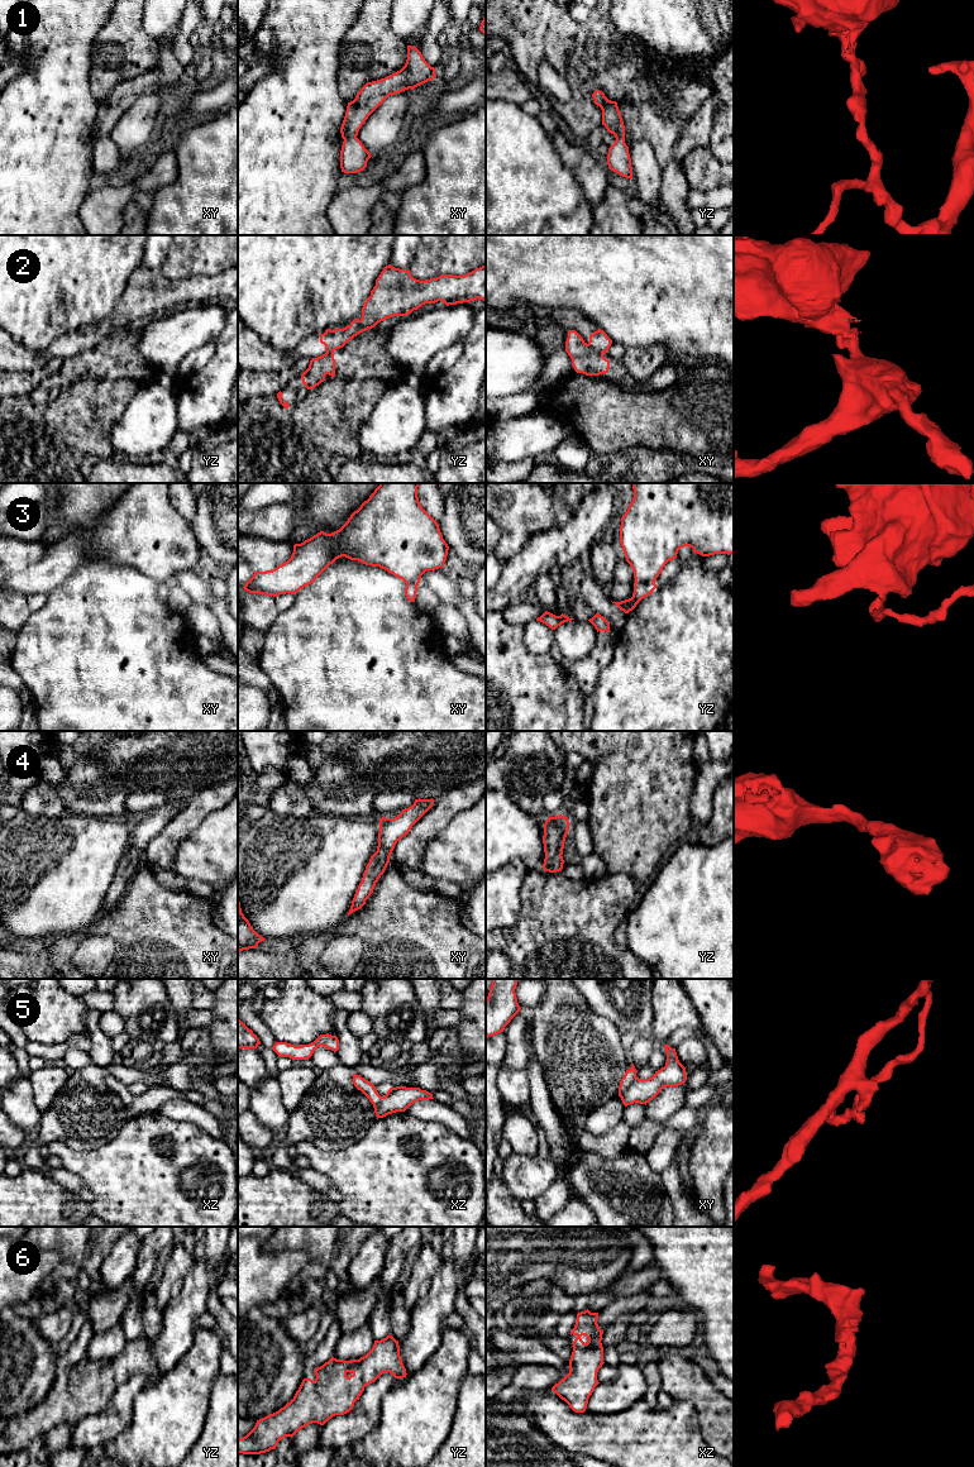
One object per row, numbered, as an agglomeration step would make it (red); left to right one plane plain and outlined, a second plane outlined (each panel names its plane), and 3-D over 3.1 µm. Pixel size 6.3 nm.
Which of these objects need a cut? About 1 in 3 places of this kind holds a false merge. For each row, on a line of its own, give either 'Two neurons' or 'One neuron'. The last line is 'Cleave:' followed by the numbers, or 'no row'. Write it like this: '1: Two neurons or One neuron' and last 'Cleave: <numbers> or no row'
1: One neuron
2: Two neurons
3: Two neurons
4: One neuron
5: Two neurons
6: One neuron
Cleave: 2, 3, 5

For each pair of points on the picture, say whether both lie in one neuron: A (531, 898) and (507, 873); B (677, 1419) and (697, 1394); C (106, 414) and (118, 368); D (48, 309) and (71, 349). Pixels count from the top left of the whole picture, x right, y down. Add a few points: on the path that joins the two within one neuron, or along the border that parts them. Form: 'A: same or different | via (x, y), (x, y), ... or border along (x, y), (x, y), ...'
A: different | border along (528, 871), (521, 888), (521, 912), (519, 916)
B: different | border along (676, 1401), (688, 1401), (693, 1406), (701, 1430)
C: different | border along (86, 377), (134, 380), (139, 383)
D: different | border along (67, 333), (55, 338), (38, 350)

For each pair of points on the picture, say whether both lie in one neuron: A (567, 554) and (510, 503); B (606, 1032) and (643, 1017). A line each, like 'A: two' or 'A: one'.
A: two
B: two

